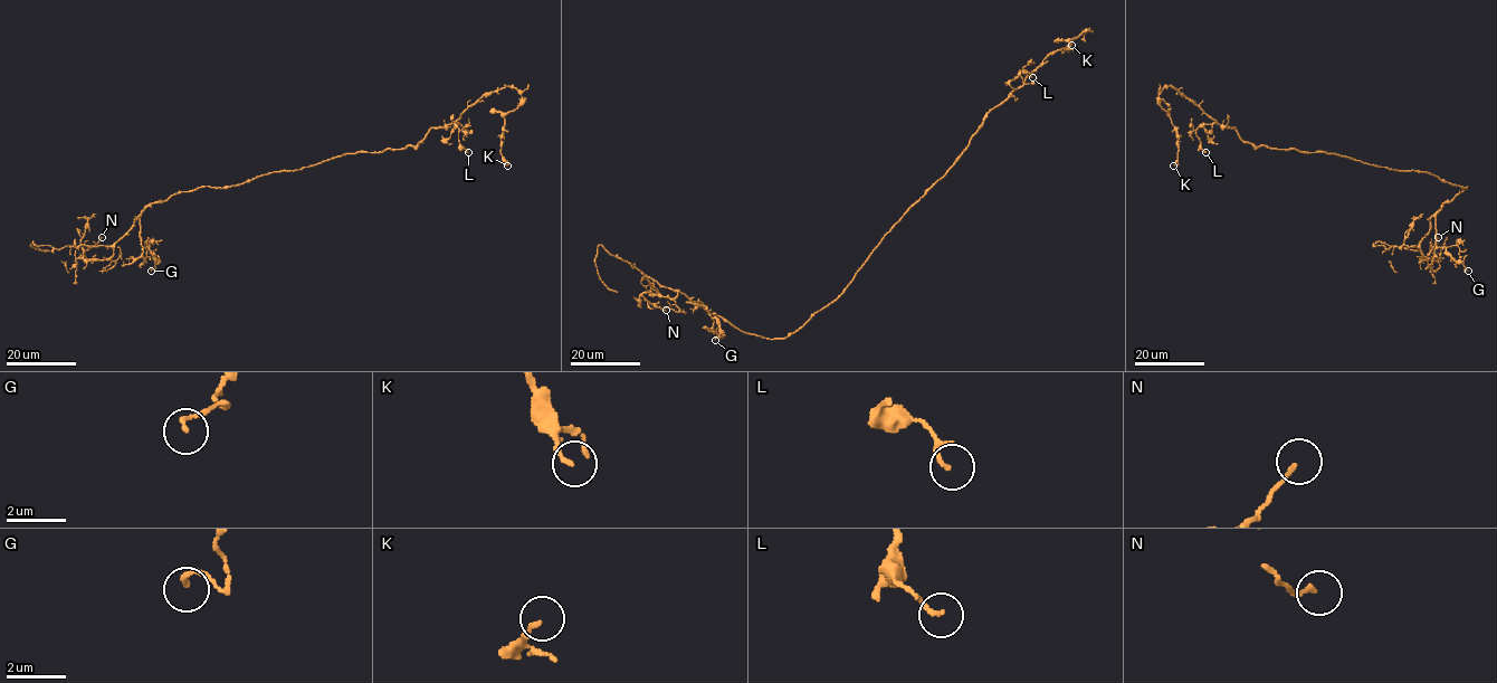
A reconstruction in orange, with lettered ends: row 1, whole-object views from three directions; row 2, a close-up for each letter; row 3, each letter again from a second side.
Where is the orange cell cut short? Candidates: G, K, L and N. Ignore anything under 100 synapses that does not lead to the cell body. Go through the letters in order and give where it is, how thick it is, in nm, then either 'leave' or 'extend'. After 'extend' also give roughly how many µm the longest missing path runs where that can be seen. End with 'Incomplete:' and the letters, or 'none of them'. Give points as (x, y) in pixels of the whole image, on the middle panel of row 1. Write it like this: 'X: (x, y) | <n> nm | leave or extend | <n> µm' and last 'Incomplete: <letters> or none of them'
G: (715, 340) | 130 nm | leave
K: (1071, 45) | 160 nm | leave
L: (1032, 77) | 100 nm | leave
N: (666, 310) | 120 nm | leave
Incomplete: none of them

